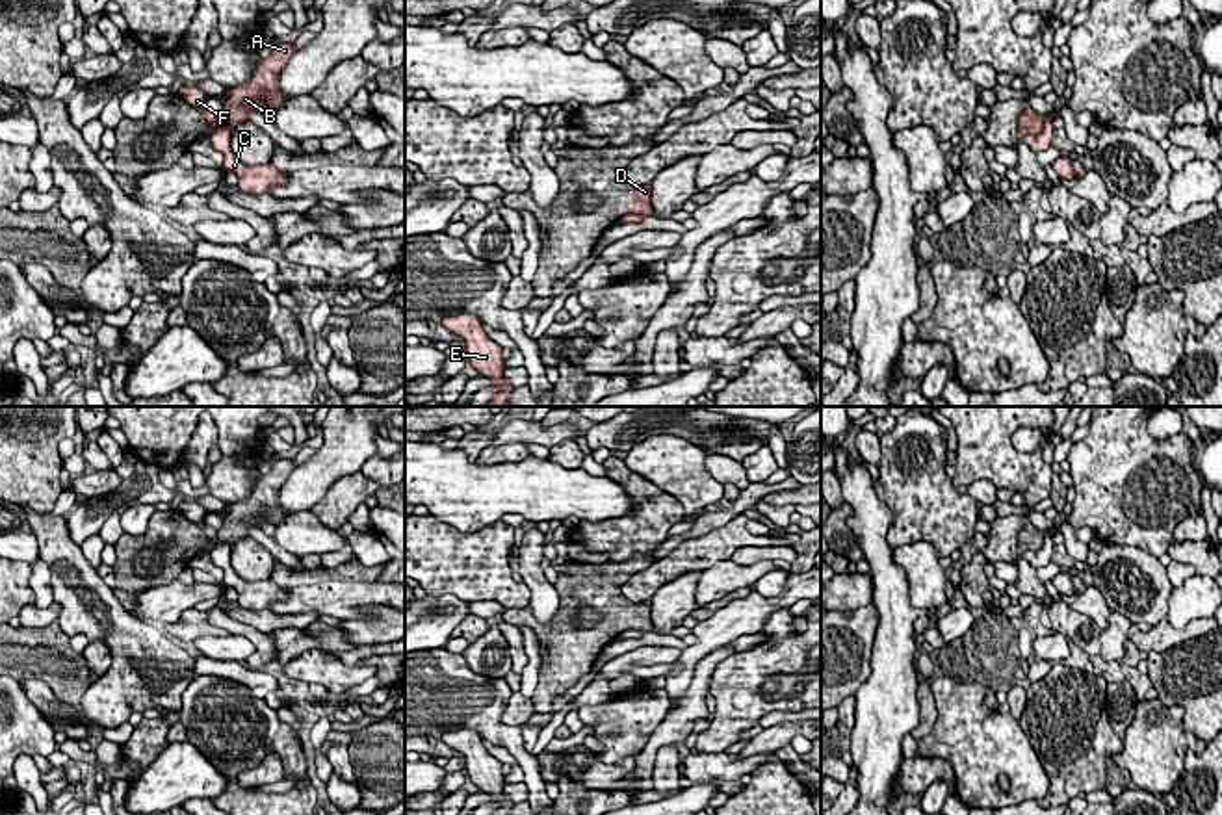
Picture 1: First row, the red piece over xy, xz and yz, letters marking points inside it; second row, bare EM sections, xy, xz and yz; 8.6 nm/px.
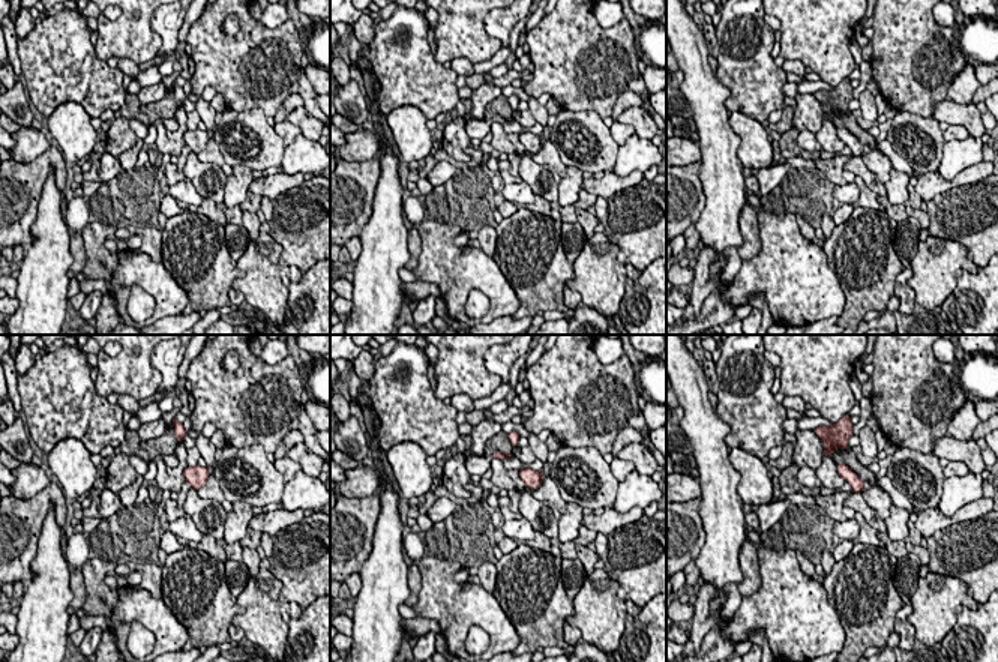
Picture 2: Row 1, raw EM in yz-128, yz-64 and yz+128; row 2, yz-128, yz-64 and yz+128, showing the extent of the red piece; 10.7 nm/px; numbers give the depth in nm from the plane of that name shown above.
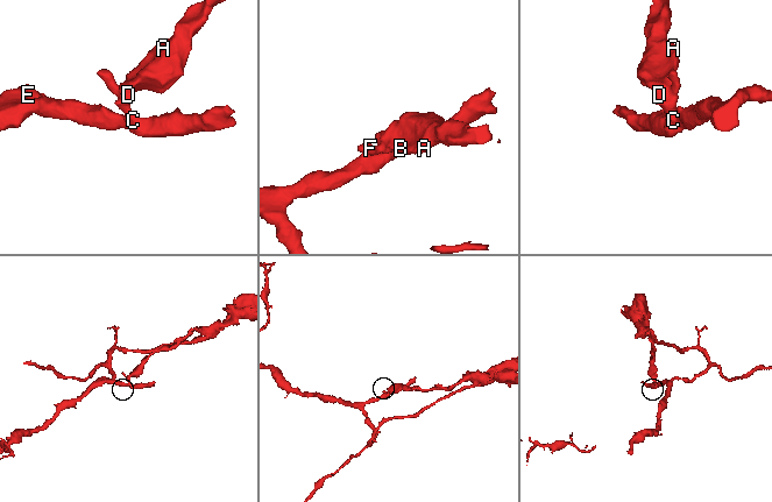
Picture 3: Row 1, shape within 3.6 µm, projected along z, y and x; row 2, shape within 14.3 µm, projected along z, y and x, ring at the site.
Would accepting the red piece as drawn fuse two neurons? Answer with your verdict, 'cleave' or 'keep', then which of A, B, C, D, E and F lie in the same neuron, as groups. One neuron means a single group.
cleave; groups A B D / C E F

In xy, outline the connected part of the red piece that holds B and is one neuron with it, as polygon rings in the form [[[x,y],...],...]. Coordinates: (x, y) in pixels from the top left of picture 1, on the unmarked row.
[[[293,459],[277,460],[271,472],[258,479],[247,499],[230,505],[225,525],[217,531],[217,538],[234,546],[240,538],[249,537],[251,527],[262,527],[262,516],[258,514],[262,509],[273,525],[280,524],[284,516],[290,516],[290,512],[284,512],[277,505],[277,499],[280,486],[295,468]]]

